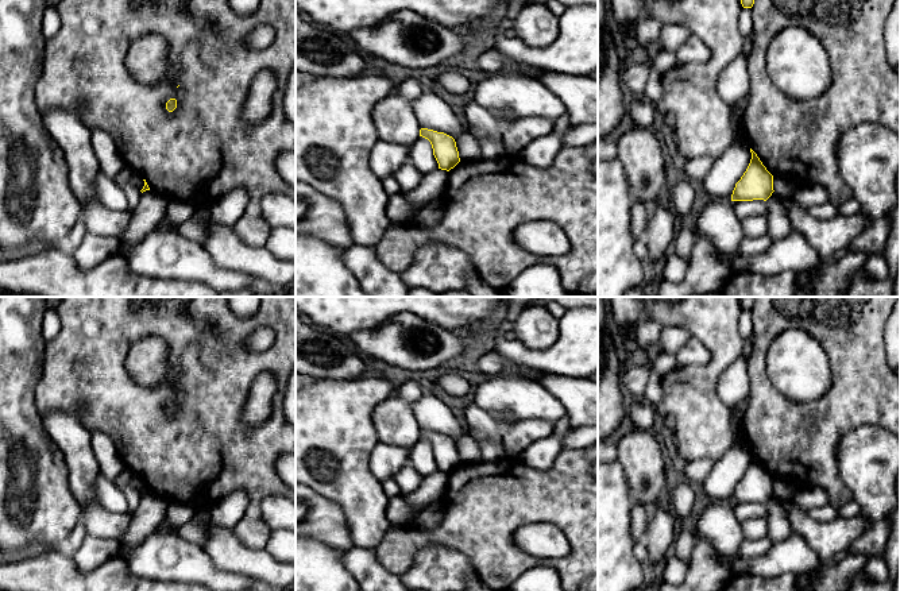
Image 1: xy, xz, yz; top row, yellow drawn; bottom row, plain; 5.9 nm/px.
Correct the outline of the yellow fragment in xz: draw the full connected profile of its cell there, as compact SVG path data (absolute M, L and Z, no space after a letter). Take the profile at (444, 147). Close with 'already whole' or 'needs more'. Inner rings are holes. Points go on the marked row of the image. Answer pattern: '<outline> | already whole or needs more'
M421 128L420 136L430 142L439 169L449 171L460 162L456 142L452 136L428 128Z | already whole

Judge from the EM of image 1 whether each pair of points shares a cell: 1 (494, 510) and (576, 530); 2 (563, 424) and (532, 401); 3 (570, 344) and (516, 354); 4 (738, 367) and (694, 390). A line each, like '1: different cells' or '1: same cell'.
1: same cell
2: different cells
3: same cell
4: different cells

